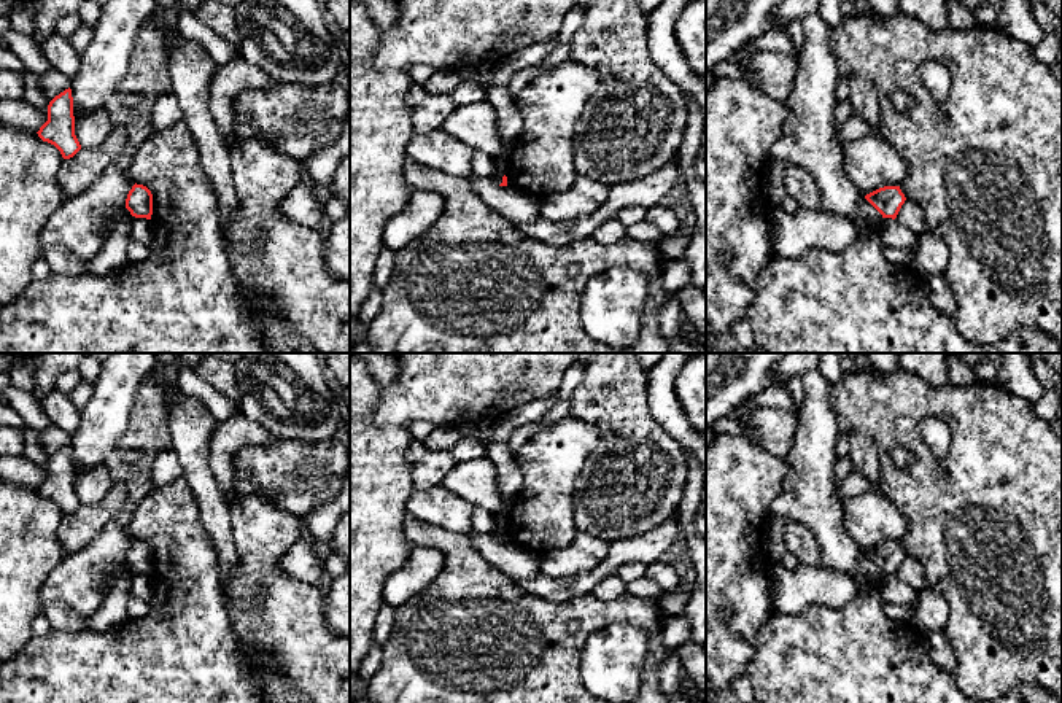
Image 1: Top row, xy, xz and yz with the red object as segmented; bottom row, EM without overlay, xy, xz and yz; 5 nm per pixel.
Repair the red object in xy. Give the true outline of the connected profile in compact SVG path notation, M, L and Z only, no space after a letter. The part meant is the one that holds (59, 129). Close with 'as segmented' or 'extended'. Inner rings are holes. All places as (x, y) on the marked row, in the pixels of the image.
M72 89L56 95L48 105L48 121L37 132L43 142L54 145L64 159L73 157L81 145L75 135Z | as segmented

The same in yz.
M884 186L865 196L865 199L882 215L895 219L906 197L900 186Z | as segmented

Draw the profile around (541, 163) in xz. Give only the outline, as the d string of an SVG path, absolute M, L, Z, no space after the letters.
M572 59L537 73L515 97L523 130L509 154L507 186L537 200L577 178L572 138L599 73Z

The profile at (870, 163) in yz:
M835 132L847 178L863 197L884 186L900 186L908 175L908 161L879 132L841 142Z

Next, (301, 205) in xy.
M307 178L278 202L278 212L293 223L313 231L326 227L323 204L316 199Z

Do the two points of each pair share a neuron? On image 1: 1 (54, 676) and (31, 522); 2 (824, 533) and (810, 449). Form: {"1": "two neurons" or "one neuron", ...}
{"1": "two neurons", "2": "one neuron"}

